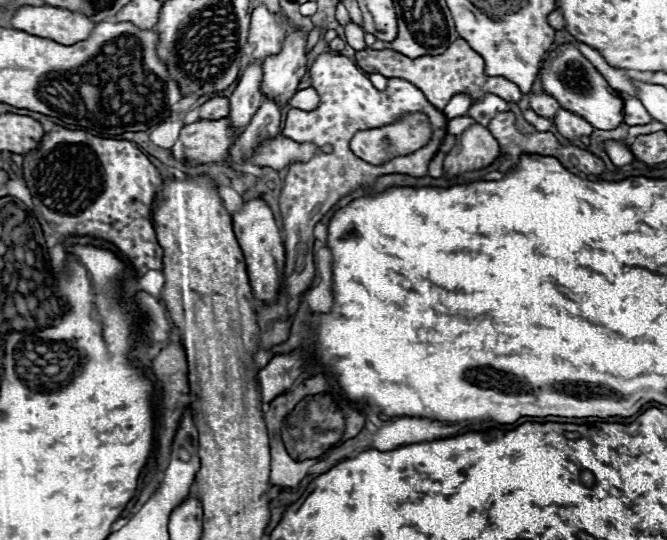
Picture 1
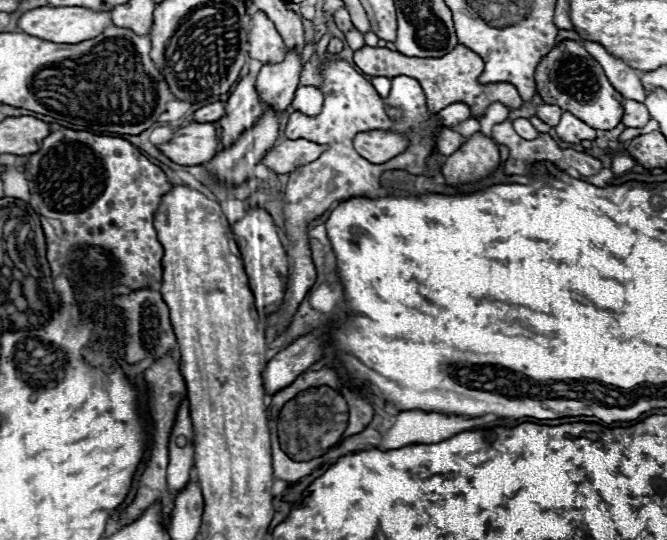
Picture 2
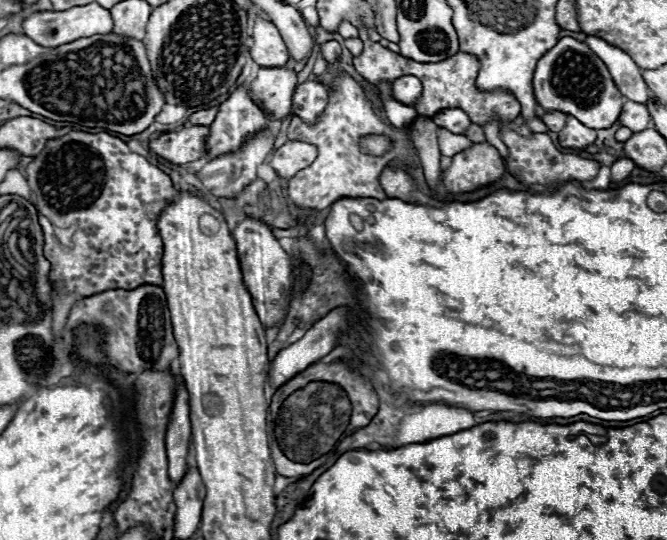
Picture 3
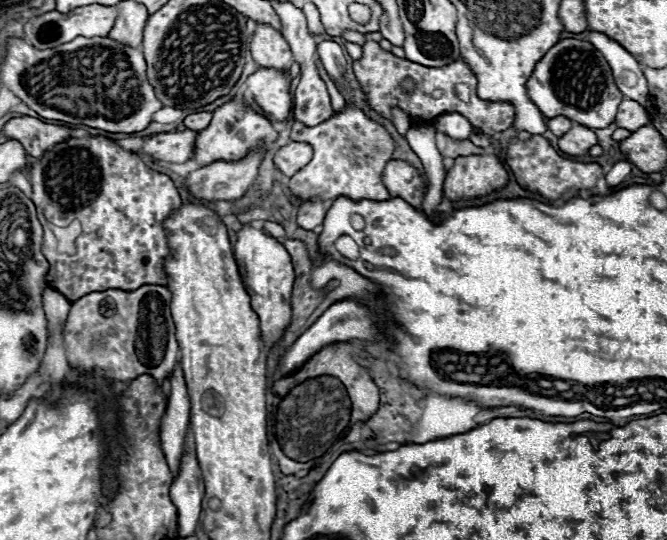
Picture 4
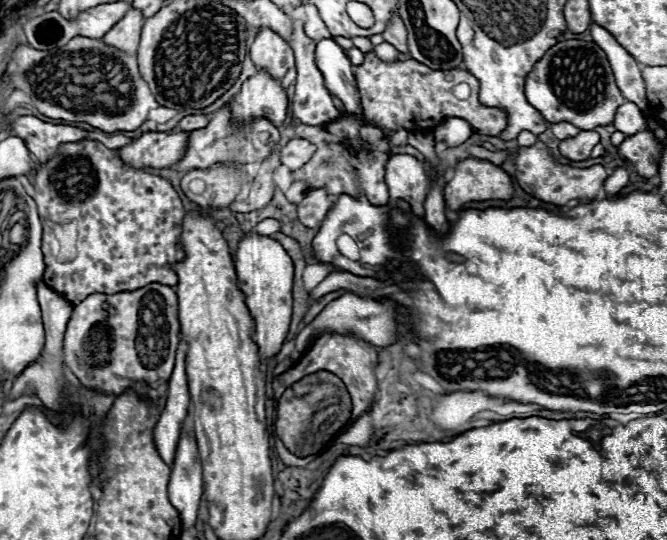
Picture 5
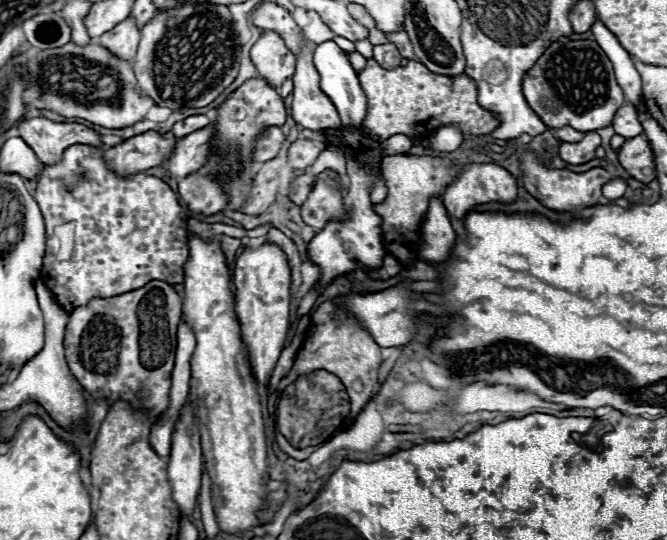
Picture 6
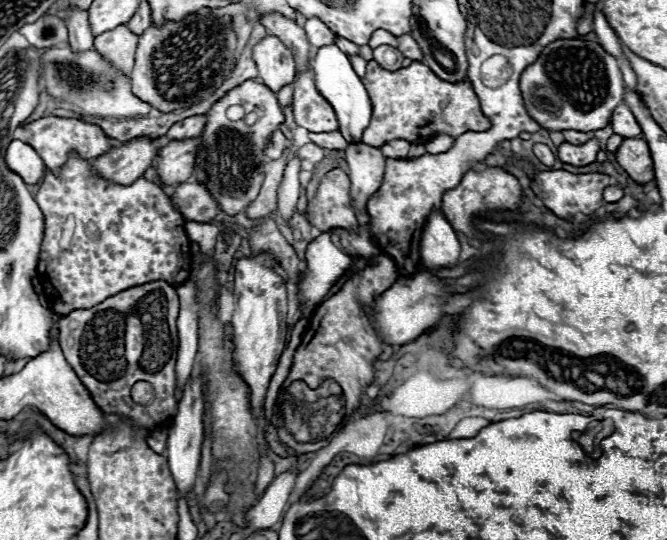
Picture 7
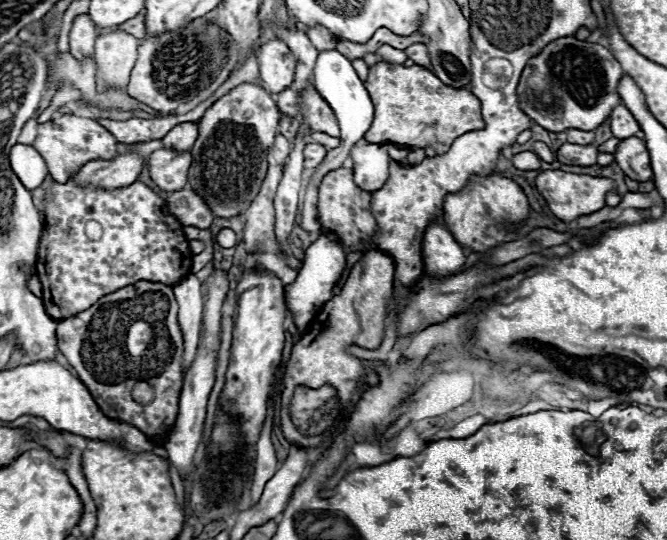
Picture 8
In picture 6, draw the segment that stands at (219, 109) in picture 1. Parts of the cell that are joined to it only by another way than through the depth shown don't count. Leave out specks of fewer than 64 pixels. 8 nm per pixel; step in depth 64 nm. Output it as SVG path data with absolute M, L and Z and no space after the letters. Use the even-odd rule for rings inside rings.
M204 114L188 116L188 118L184 118L184 120L180 120L180 122L174 124L172 134L180 138L180 136L186 136L186 134L190 134L190 132L194 132L194 130L200 130L200 128L204 128L204 126L208 126L208 124L210 124L210 118L204 116Z

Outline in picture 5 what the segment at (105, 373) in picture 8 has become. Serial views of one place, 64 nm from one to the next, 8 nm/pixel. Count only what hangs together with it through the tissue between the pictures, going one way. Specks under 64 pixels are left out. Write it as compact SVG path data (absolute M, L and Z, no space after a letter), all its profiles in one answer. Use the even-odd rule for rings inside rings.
M148 284L134 292L92 294L74 306L64 336L64 362L78 376L84 386L122 394L126 388L136 388L152 400L164 396L170 374L174 370L174 356L178 348L180 324L176 318L176 292L164 284Z

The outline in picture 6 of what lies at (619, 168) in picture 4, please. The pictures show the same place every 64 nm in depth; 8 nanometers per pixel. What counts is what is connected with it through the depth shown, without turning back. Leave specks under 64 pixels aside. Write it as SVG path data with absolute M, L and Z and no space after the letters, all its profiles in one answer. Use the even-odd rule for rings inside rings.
M614 178L608 184L604 184L604 196L608 200L620 198L620 196L624 196L624 192L626 192L626 180L624 178Z

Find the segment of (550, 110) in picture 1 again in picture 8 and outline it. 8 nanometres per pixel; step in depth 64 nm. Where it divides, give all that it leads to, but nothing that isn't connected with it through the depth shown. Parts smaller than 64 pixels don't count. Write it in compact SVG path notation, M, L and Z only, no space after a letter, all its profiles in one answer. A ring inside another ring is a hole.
M566 130L568 142L570 144L592 144L594 142L594 132L584 132L584 130Z

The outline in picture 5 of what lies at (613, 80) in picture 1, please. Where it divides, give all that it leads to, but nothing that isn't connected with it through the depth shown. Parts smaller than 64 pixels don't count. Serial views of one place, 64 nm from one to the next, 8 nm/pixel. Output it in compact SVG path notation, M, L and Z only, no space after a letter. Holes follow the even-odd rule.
M592 24L590 32L592 32L592 40L606 52L620 92L628 100L638 104L642 110L646 110L648 108L648 98L646 98L646 86L644 86L642 72L638 68L638 62L604 28Z

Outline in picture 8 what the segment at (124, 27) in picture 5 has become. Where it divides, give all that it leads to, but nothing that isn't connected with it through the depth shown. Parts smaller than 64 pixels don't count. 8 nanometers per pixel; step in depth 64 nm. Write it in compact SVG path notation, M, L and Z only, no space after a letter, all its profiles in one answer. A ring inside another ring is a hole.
M110 32L100 34L94 46L94 60L98 66L98 88L120 86L124 88L130 78L130 70L136 62L136 46L138 38L128 32Z

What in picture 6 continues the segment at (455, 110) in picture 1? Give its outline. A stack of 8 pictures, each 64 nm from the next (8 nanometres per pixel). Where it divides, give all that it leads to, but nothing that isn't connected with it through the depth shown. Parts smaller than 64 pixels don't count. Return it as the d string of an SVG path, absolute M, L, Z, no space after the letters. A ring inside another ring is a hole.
M450 124L448 128L438 128L430 136L430 150L454 152L454 150L460 148L462 140L464 140L464 132L456 124Z

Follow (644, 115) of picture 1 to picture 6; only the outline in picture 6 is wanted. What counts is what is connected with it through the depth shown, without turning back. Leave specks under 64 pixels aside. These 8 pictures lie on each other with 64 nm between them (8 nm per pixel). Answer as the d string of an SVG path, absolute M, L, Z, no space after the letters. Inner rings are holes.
M624 104L622 108L618 108L612 126L614 126L616 134L620 134L624 138L632 138L632 136L638 136L644 132L644 128L638 120L638 112L632 104Z

